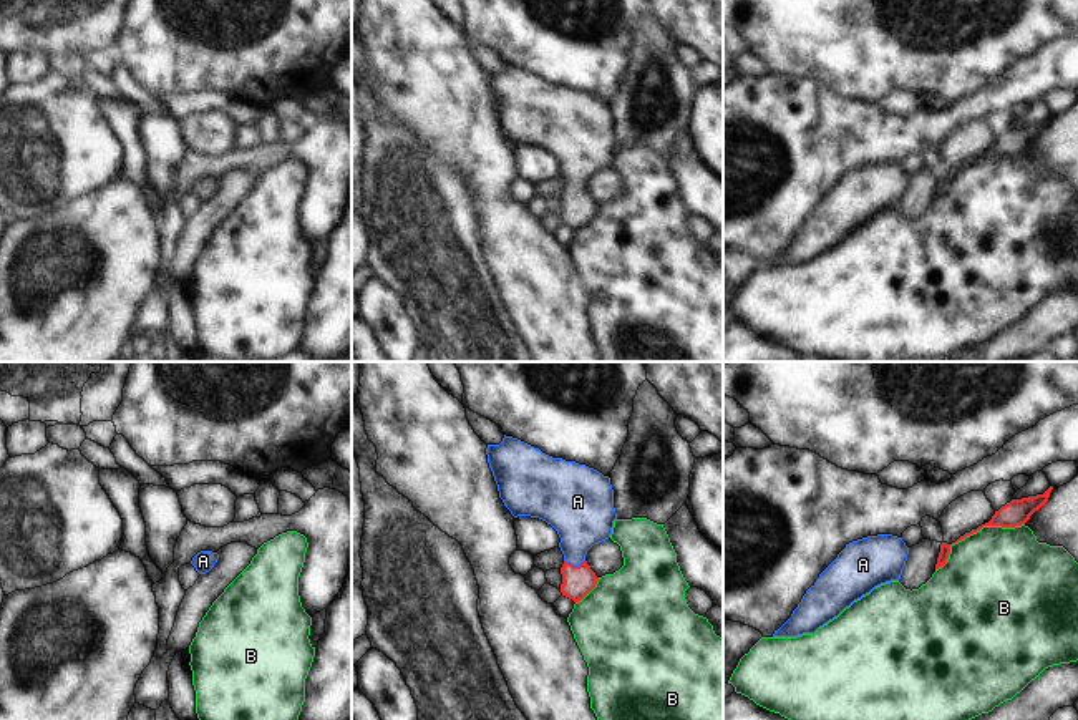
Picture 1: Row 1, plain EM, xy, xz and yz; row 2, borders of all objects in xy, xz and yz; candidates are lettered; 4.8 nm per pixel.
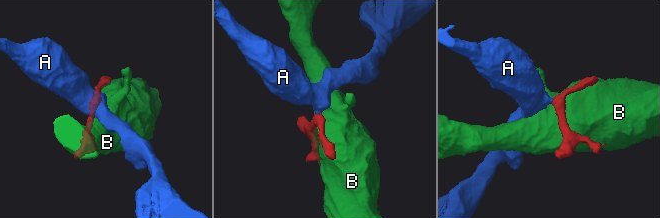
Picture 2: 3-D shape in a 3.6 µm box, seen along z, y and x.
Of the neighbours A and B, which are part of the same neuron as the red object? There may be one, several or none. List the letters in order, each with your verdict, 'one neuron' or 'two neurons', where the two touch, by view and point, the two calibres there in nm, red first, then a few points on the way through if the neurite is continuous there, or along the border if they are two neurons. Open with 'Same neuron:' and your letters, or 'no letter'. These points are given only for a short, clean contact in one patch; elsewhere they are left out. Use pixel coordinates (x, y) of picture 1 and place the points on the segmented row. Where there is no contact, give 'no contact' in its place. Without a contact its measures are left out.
Same neuron: A
A: one neuron; meets red in xz at (572, 564); 160 nm thick on the red side, 300 nm on the other; runs through xz (577, 581), (572, 564), (574, 541), (582, 515)
B: two neurons; meets red in yz at (974, 531); 130 nm thick on the red side, 480 nm on the other

